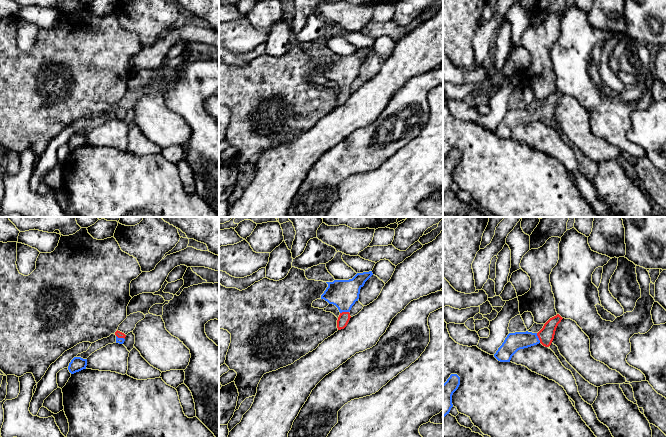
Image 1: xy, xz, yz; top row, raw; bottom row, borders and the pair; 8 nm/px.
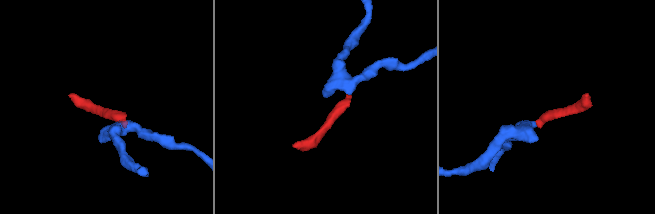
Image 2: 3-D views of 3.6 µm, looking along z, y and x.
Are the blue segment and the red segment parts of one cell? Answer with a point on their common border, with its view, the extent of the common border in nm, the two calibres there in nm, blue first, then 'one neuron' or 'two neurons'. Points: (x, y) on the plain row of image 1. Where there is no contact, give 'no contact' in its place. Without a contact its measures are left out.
yz (538, 114) | 90 nm | 150/130 nm | one neuron

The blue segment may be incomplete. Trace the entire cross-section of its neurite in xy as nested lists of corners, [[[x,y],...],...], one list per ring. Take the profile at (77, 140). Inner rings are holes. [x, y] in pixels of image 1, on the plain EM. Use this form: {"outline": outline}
{"outline": [[[74,133],[69,139],[68,146],[71,150],[79,148],[83,145],[86,145],[87,135],[81,133]]]}

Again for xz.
{"outline": [[[369,47],[357,49],[349,56],[326,58],[328,63],[321,71],[321,75],[324,75],[329,80],[333,80],[338,84],[340,88],[337,96],[338,106],[344,105],[347,102],[351,94],[349,88],[359,75],[360,65],[372,51],[372,47]]]}

